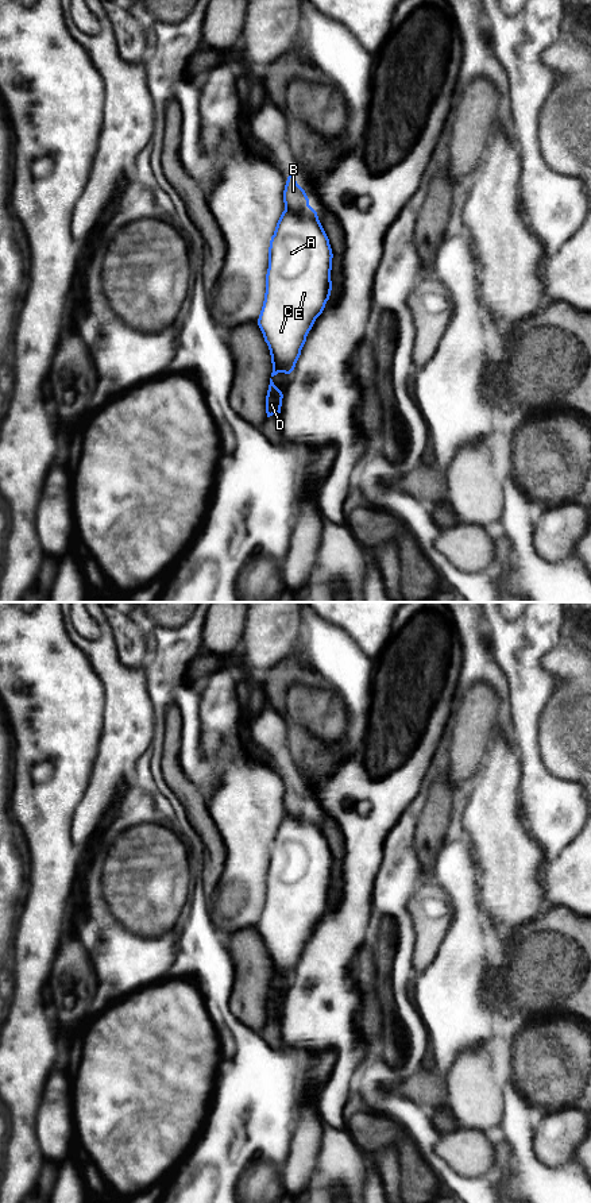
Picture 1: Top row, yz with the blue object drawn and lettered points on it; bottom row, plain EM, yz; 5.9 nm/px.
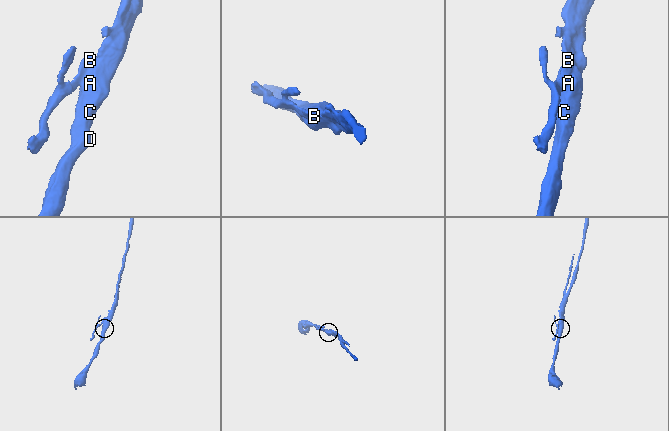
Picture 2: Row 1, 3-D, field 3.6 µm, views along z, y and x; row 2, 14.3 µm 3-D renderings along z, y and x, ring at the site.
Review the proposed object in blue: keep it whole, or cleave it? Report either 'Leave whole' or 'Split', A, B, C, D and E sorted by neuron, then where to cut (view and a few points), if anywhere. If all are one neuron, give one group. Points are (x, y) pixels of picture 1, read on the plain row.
Split. Groups: A C D E / B. Split along yz (308, 809), (301, 817), (290, 817), (285, 813)

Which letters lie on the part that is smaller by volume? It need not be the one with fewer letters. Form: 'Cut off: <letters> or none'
Cut off: B

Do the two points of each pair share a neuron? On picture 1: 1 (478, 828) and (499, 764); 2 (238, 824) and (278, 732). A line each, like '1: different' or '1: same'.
1: same
2: different

